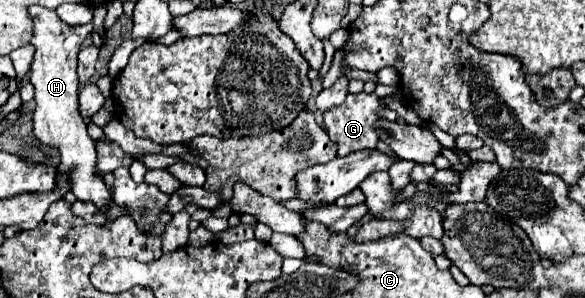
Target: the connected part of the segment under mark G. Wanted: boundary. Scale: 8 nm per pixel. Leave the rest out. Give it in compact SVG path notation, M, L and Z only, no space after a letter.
M359 92L359 94L347 94L347 98L341 106L331 108L329 112L323 114L325 130L327 130L329 138L337 144L337 156L347 156L349 152L355 152L355 150L373 150L373 148L377 148L379 136L375 132L375 122L381 118L377 114L381 108L387 108L387 106L377 94Z

